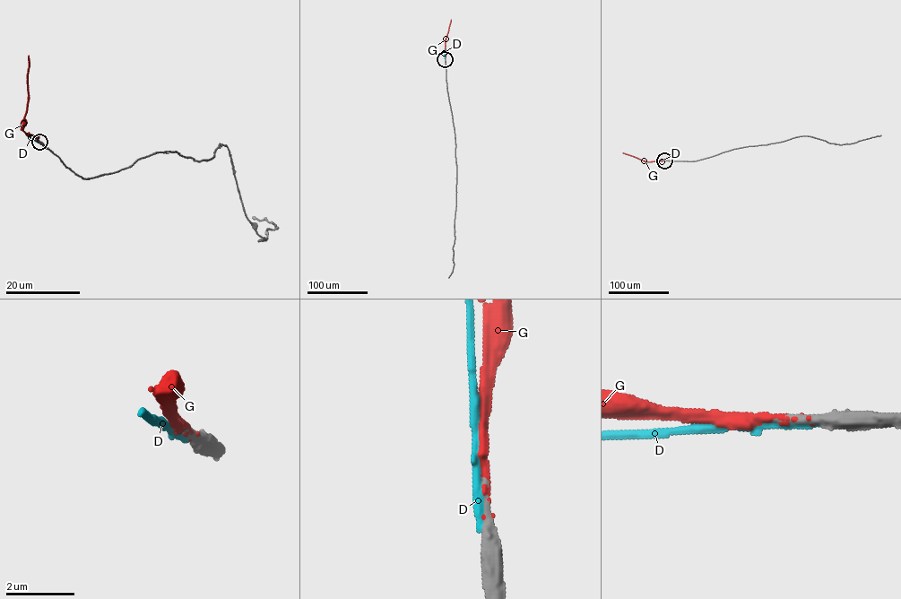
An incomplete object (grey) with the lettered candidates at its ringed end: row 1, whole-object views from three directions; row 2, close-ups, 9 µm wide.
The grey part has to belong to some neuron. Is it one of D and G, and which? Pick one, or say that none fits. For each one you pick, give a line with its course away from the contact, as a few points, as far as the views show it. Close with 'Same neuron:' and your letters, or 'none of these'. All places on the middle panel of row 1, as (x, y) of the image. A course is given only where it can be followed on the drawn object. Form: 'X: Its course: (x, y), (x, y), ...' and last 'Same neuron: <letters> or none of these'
G: Its course: (445, 59), (445, 39), (451, 19)
Same neuron: G

